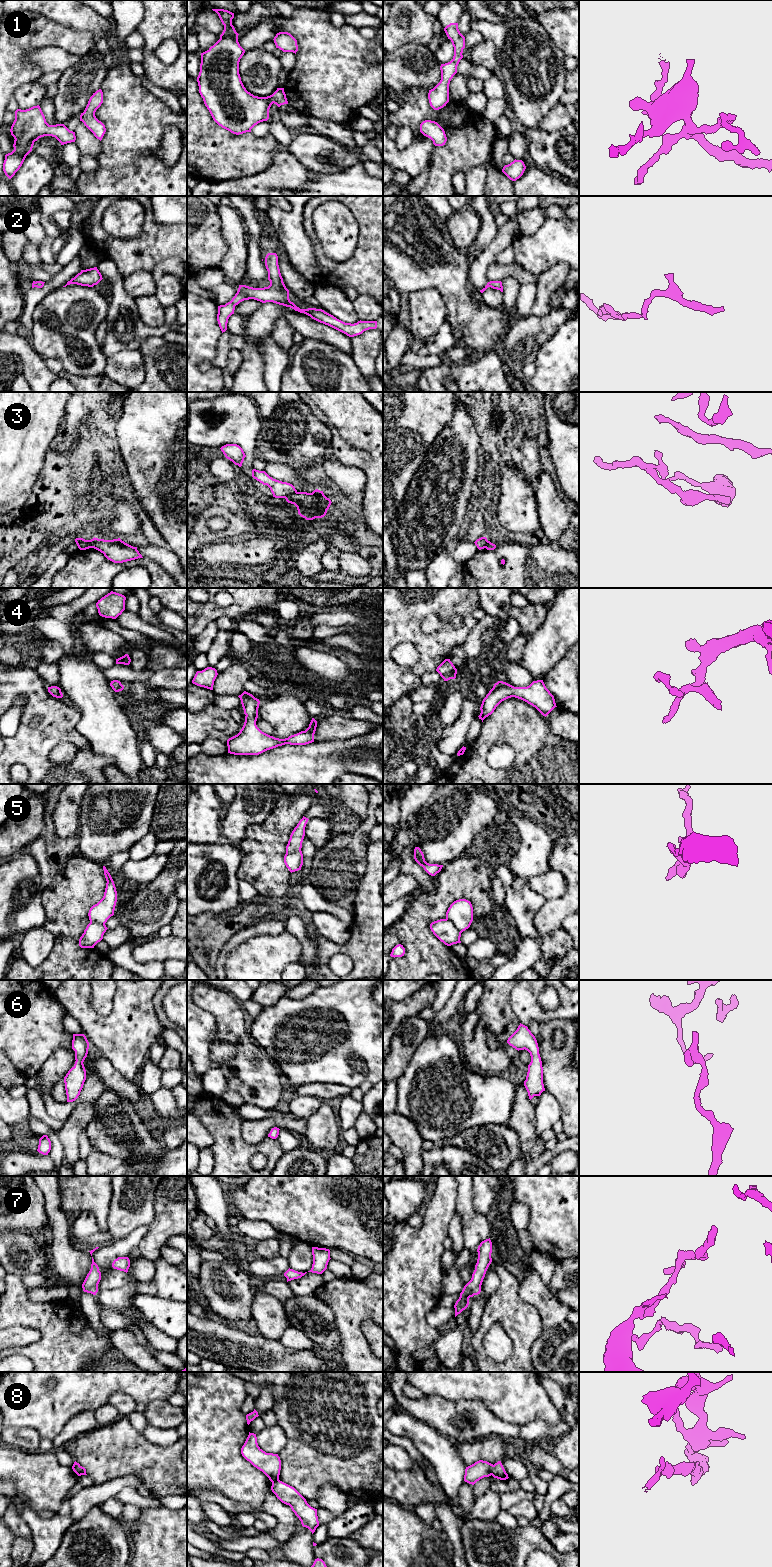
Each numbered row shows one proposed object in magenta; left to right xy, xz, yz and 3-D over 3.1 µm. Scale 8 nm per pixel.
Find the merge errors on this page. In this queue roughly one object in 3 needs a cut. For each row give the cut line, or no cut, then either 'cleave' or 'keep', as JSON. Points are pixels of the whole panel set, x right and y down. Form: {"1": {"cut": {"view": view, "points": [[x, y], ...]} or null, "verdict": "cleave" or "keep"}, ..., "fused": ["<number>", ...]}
{"1": {"cut": null, "verdict": "keep"}, "2": {"cut": null, "verdict": "keep"}, "3": {"cut": {"view": "xz", "points": [[296, 491], [285, 498]]}, "verdict": "cleave"}, "4": {"cut": null, "verdict": "keep"}, "5": {"cut": {"view": "yz", "points": [[446, 918], [461, 932]]}, "verdict": "cleave"}, "6": {"cut": null, "verdict": "keep"}, "7": {"cut": null, "verdict": "keep"}, "8": {"cut": {"view": "yz", "points": [[494, 1465], [491, 1474]]}, "verdict": "cleave"}, "fused": ["3", "5", "8"]}

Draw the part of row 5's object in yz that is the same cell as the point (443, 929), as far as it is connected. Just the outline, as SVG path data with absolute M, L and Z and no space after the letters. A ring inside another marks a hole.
M440 919L430 924L433 934L445 945L461 943L461 931L458 930L452 922L447 919Z

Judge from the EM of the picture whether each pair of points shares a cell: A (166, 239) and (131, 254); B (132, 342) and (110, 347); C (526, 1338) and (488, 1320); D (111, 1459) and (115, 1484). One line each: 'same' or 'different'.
A: same
B: same
C: same
D: different

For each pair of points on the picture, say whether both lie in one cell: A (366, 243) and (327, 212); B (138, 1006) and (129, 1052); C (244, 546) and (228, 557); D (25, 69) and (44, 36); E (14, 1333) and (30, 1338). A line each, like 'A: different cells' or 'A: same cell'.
A: different cells
B: same cell
C: same cell
D: same cell
E: same cell

